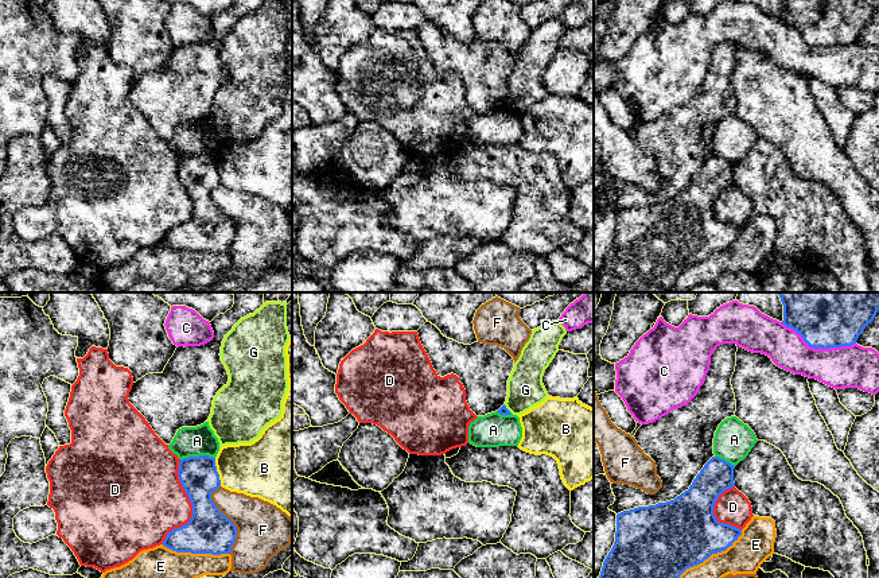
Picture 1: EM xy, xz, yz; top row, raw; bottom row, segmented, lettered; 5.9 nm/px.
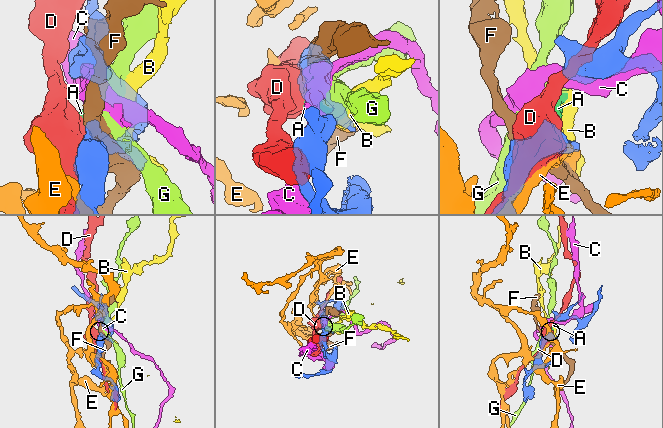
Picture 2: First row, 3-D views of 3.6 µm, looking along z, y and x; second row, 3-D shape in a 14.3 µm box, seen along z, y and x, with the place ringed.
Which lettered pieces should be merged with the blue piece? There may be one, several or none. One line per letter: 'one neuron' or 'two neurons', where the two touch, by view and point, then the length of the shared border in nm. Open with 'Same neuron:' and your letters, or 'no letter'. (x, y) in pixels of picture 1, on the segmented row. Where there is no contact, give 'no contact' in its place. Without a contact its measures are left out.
Same neuron: A
A: one neuron; meets blue in xy at (197, 457); contact 200 nm long
B: two neurons; meets blue in xy at (217, 472); contact 170 nm long
C: two neurons; meets blue in yz at (819, 346); contact 460 nm long
D: two neurons; meets blue in xy at (191, 504); contact 500 nm long
E: two neurons; meets blue in yz at (711, 554); contact 480 nm long
F: two neurons; meets blue in xy at (229, 519); contact 420 nm long
G: two neurons; meets blue in xz at (506, 408); contact 80 nm long

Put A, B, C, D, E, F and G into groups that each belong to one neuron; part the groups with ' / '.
A / B / C / D / E / F / G

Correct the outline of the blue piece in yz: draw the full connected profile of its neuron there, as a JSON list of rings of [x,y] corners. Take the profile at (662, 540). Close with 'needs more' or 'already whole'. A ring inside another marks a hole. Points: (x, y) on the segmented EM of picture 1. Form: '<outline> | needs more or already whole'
[[[736,416],[724,419],[715,432],[715,455],[704,465],[688,490],[674,500],[617,515],[615,542],[603,562],[599,578],[680,578],[687,569],[732,546],[742,529],[719,523],[713,505],[724,490],[735,486],[734,469],[757,442],[754,431]]] | needs more

